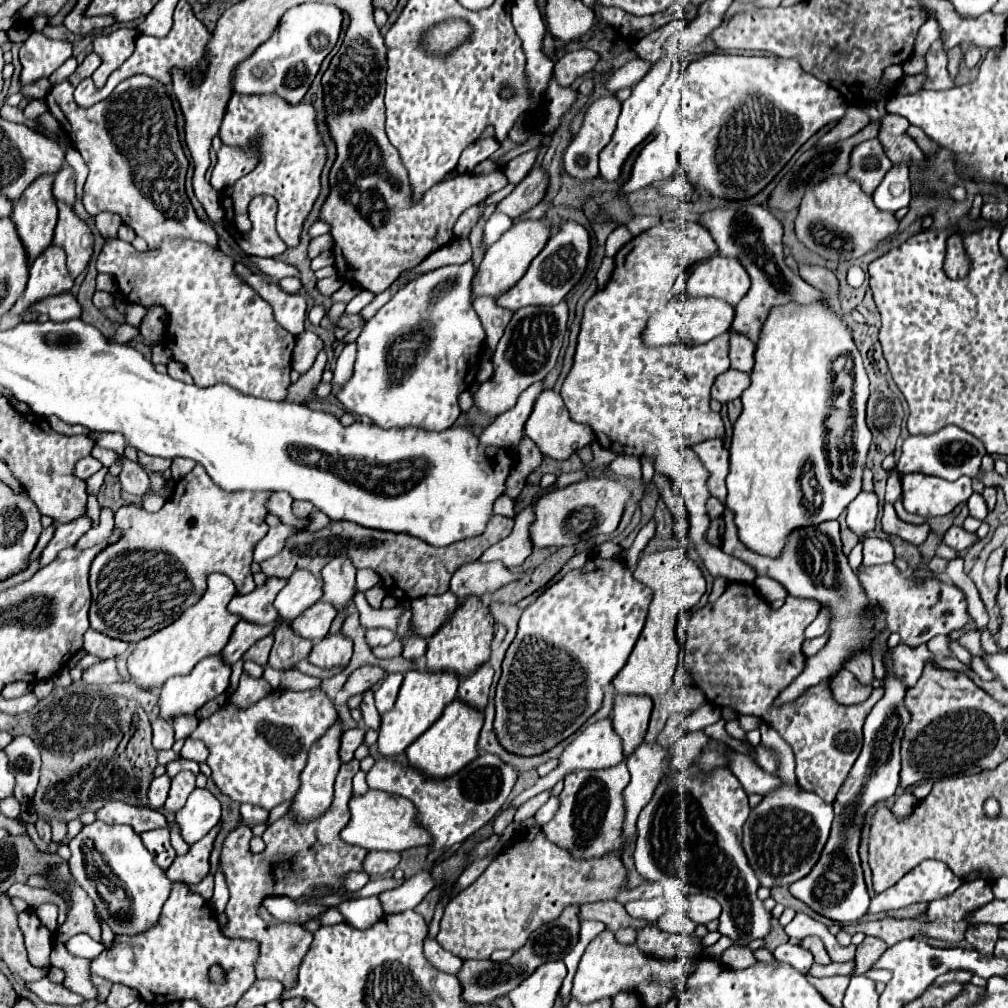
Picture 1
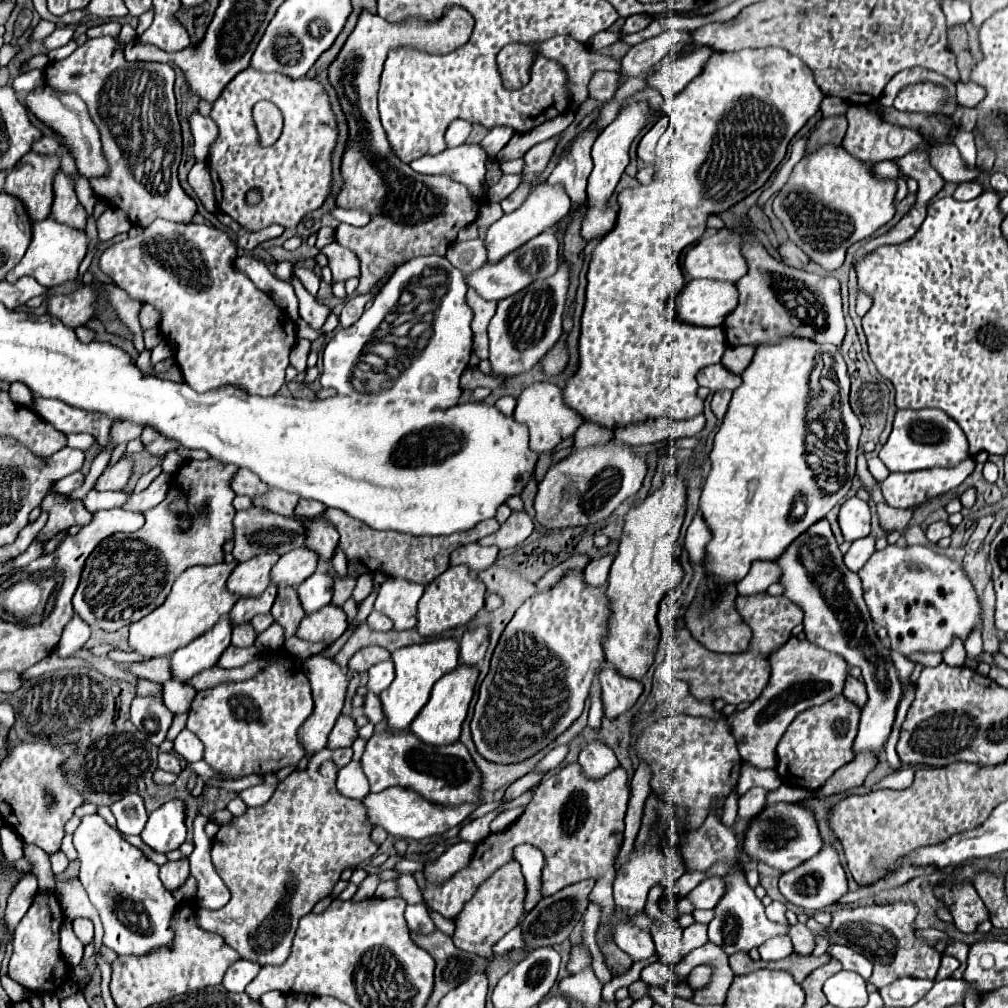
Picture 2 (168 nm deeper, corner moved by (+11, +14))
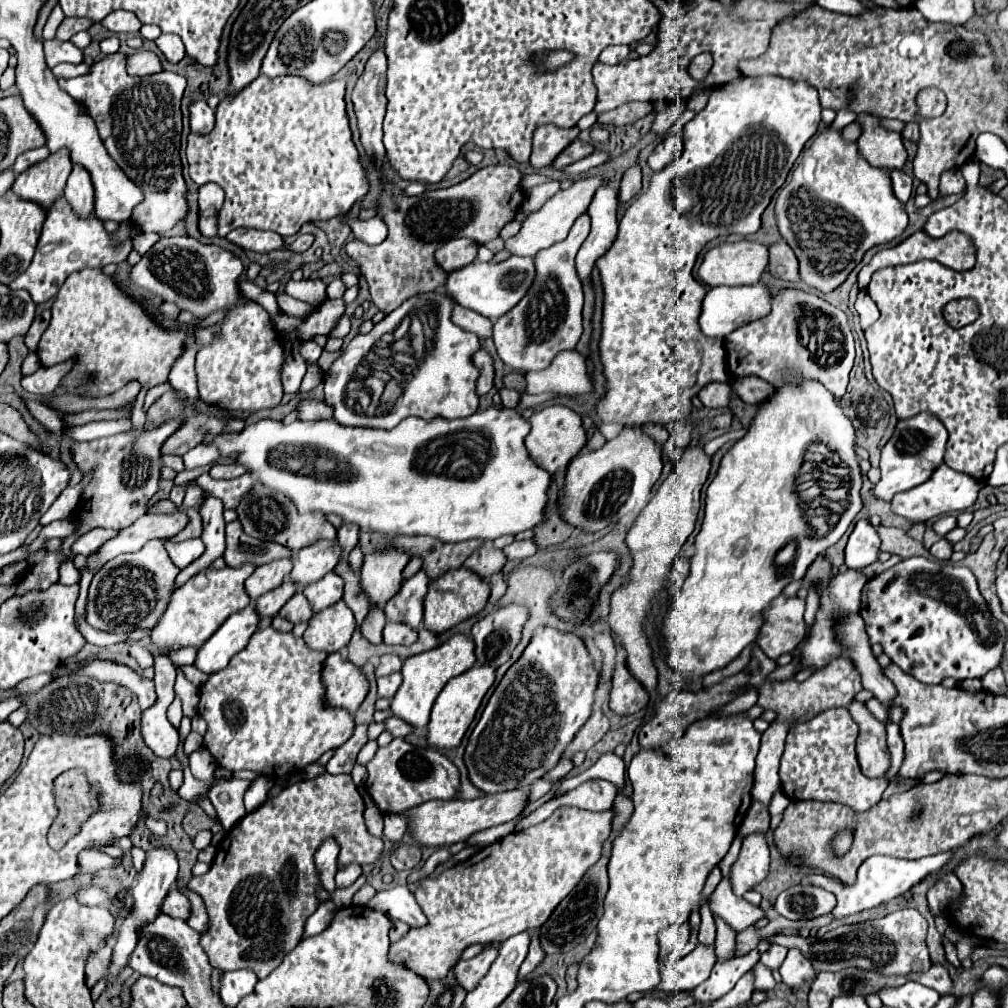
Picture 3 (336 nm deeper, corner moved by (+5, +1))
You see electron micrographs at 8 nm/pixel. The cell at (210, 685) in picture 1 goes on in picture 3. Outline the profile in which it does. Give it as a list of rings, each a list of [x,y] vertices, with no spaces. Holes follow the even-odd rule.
[[[247,605],[245,609],[233,613],[217,631],[215,635],[199,649],[195,667],[201,669],[203,673],[217,673],[227,663],[235,653],[245,649],[249,643],[251,635],[257,631],[261,617],[255,611],[255,605]]]

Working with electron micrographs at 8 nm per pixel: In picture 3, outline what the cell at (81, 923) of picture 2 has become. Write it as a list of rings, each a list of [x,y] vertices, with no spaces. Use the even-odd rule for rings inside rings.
[[[107,943],[99,953],[93,953],[87,961],[87,985],[89,989],[97,985],[97,981],[107,973],[107,967],[111,963],[111,945]]]

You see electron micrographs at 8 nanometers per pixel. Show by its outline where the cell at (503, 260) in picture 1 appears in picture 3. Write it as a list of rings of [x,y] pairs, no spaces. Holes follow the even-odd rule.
[[[591,175],[591,177],[583,177],[583,179],[573,181],[573,185],[571,185],[569,189],[565,189],[565,191],[557,191],[537,213],[529,215],[529,217],[523,221],[521,231],[519,231],[515,237],[511,237],[511,239],[505,241],[505,249],[507,249],[509,253],[513,253],[513,255],[533,257],[533,255],[537,255],[541,249],[547,249],[547,247],[551,247],[553,243],[563,241],[563,239],[569,235],[569,231],[571,231],[573,223],[577,221],[577,217],[581,217],[581,215],[589,209],[589,203],[593,201],[597,189],[603,187],[605,183],[607,183],[607,179],[605,179],[603,175]]]

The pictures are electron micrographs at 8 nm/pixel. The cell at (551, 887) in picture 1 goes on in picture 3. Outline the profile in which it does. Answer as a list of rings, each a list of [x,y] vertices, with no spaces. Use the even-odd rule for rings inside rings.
[[[491,945],[487,947],[481,955],[469,959],[469,961],[461,961],[453,967],[453,977],[455,981],[465,989],[465,991],[473,991],[479,981],[487,975],[489,967],[491,967],[491,961],[495,959],[495,953],[497,953],[497,945]]]

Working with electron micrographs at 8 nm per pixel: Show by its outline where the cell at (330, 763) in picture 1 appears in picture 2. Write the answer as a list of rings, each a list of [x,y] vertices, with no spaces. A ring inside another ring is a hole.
[[[311,656],[303,662],[305,674],[311,682],[311,690],[313,690],[313,700],[315,700],[315,710],[313,714],[305,720],[305,724],[299,728],[297,736],[299,736],[299,744],[303,746],[307,756],[313,756],[315,752],[321,752],[327,746],[327,736],[337,720],[337,716],[341,714],[343,708],[343,700],[345,700],[345,688],[347,688],[347,676],[345,672],[341,672],[341,668],[323,656]]]

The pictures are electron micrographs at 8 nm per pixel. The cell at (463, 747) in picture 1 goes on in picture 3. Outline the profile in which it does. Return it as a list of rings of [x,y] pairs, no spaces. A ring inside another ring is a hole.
[[[483,665],[483,667],[471,667],[469,671],[465,671],[463,675],[457,675],[453,677],[445,687],[443,691],[439,693],[433,709],[431,709],[431,721],[427,725],[427,739],[429,739],[429,745],[431,747],[437,747],[437,749],[455,749],[465,731],[469,729],[471,721],[475,719],[475,713],[485,697],[485,693],[489,691],[489,687],[493,685],[495,681],[495,667],[491,665]]]

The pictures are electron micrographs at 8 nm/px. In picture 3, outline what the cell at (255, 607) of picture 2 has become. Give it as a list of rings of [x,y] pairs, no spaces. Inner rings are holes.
[[[285,579],[277,589],[271,589],[267,591],[265,595],[261,595],[257,601],[255,601],[255,607],[259,611],[261,617],[269,617],[269,615],[277,615],[279,609],[283,607],[283,603],[287,603],[295,591],[299,589],[299,585],[291,579]]]

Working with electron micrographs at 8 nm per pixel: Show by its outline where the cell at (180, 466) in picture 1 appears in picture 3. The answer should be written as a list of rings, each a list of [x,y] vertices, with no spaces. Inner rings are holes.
[[[237,463],[237,465],[215,465],[209,471],[209,475],[213,479],[233,479],[233,477],[239,477],[239,475],[245,475],[245,473],[249,473],[249,469],[241,463]]]

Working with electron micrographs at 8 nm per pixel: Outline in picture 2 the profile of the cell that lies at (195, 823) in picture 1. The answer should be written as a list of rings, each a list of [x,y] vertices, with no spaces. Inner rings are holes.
[[[173,798],[165,802],[149,816],[145,830],[141,832],[143,842],[161,854],[179,848],[187,838],[185,818],[187,818],[185,800]]]

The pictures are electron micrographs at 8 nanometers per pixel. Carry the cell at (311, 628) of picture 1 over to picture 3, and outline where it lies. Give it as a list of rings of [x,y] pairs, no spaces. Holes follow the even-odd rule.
[[[329,571],[323,579],[305,585],[303,595],[311,601],[311,607],[317,613],[343,597],[343,579],[335,571]]]

